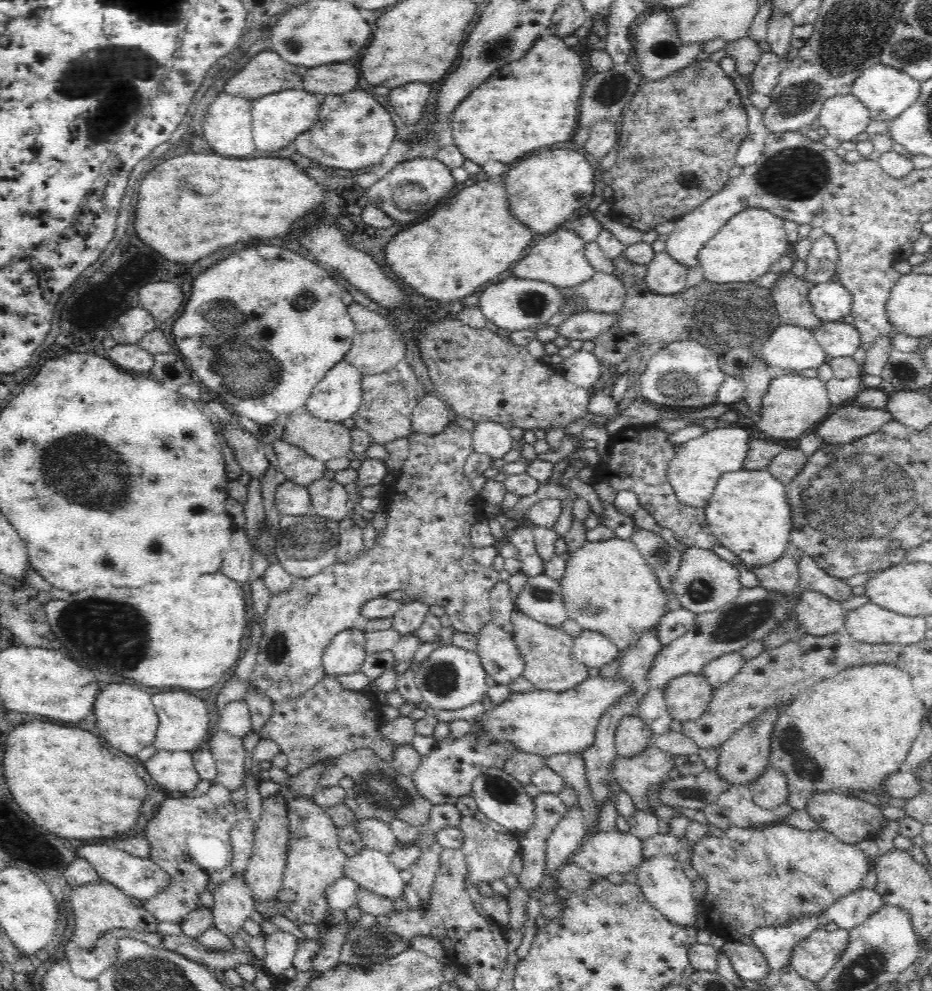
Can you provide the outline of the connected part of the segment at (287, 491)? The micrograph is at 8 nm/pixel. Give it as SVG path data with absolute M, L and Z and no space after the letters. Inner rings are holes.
M284 482L276 490L275 505L282 515L298 517L309 512L310 492L306 486Z

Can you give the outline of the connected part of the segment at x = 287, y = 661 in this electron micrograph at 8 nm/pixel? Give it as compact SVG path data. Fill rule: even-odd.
M454 422L440 434L410 433L407 437L410 455L394 482L393 499L389 504L386 528L377 536L374 545L350 562L336 561L328 568L308 578L295 577L291 587L282 594L270 597L263 618L262 636L258 641L257 663L249 684L258 689L272 702L294 701L310 690L324 677L323 654L330 641L343 630L351 629L361 608L377 597L385 597L394 590L404 590L412 601L428 606L443 606L456 631L476 635L492 620L490 594L498 580L498 571L480 565L474 557L474 546L470 541L472 526L479 522L485 501L471 486L471 479L464 468L475 451L473 432Z

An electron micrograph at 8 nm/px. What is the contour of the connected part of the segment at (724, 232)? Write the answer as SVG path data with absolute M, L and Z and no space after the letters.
M745 208L735 214L700 249L699 266L706 281L713 283L753 283L770 271L772 264L792 245L783 227L784 220L769 210Z

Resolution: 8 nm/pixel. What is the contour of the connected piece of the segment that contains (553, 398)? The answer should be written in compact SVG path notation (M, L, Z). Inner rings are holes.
M442 320L420 332L420 356L428 370L428 376L439 396L448 406L452 415L464 417L475 423L493 422L504 425L508 430L513 426L522 430L551 427L566 428L570 422L588 414L588 400L592 391L582 388L564 378L559 370L546 366L541 359L534 359L525 346L514 344L509 336L484 328L472 328L460 320Z

